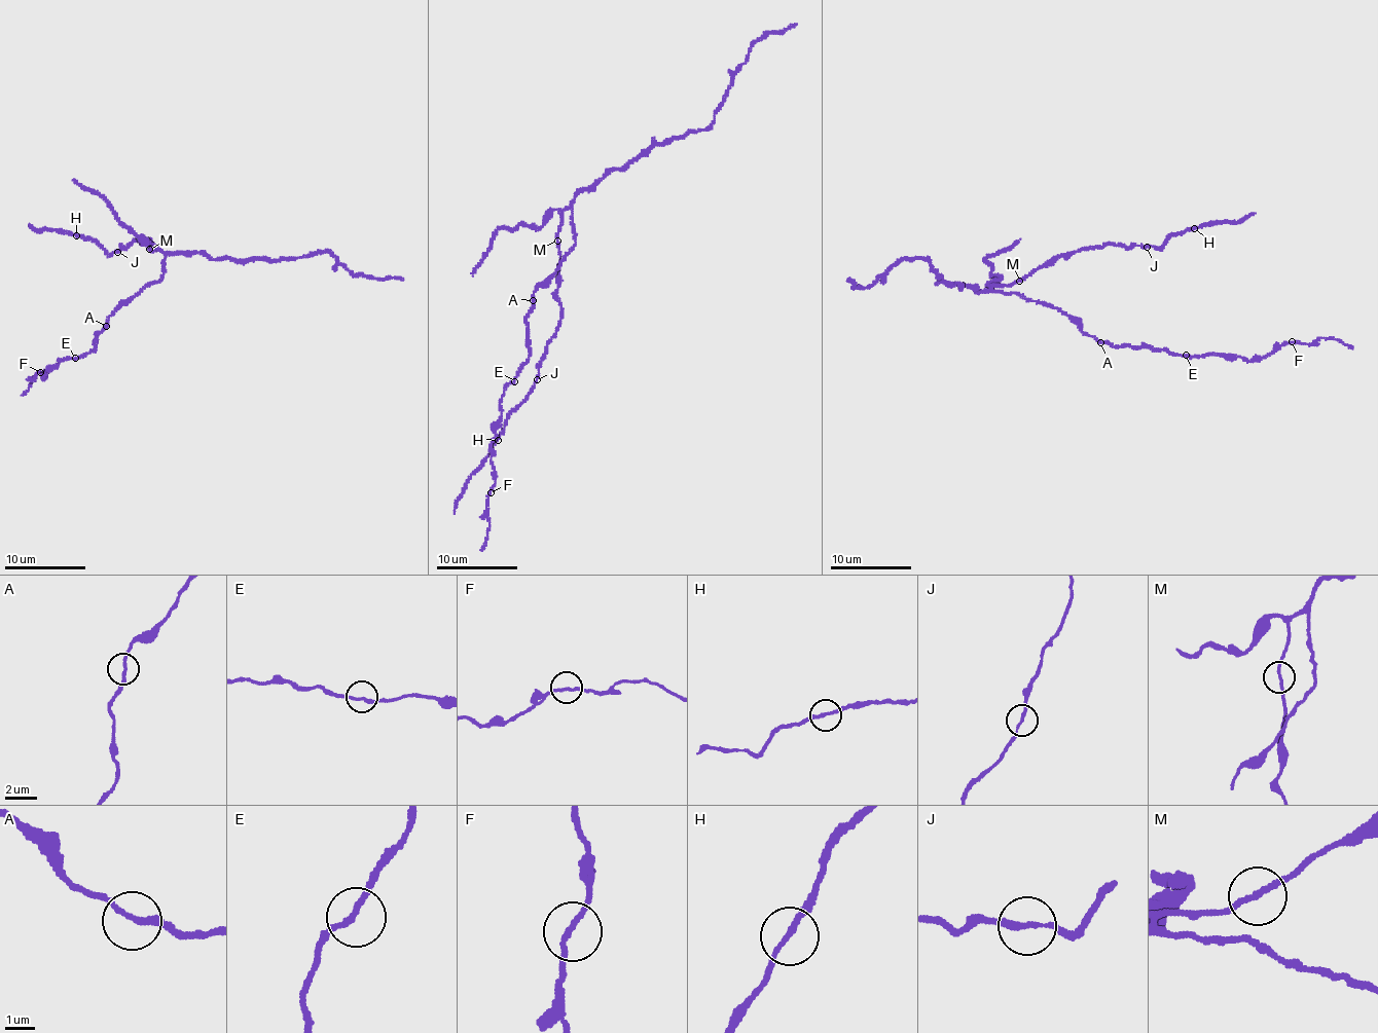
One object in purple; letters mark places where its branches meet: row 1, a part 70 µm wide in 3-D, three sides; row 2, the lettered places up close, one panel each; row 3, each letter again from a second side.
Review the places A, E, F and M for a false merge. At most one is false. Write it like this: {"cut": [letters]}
{"cut": []}

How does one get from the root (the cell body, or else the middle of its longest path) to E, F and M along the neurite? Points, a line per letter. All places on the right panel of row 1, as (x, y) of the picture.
E: (1026, 300), (1060, 308), (1073, 318), (1083, 334), (1094, 336), (1102, 343), (1186, 355)
F: (1026, 300), (1060, 308), (1083, 334), (1116, 347), (1152, 347), (1189, 357), (1225, 356), (1259, 361), (1292, 341)
M: (1026, 300), (1014, 293), (996, 292), (991, 287), (1011, 286), (1019, 281)

